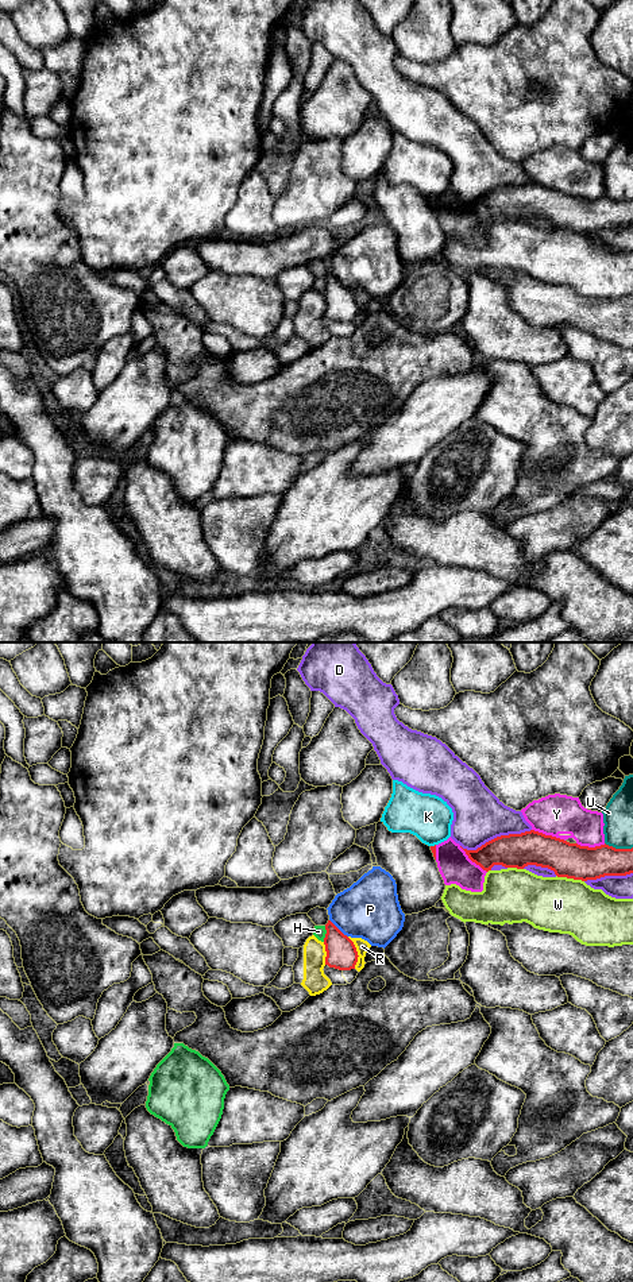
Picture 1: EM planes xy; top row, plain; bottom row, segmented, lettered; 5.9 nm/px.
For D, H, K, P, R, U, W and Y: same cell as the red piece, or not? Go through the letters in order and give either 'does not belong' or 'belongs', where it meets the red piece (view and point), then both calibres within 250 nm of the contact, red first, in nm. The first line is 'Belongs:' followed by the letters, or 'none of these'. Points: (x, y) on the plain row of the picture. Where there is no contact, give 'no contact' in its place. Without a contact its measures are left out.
Belongs: none of these
D: does not belong | xy (497, 189) | 200/300 nm
H: does not belong | xy (325, 286) | 180/70 nm
K: does not belong | xy (432, 199) | 30/280 nm
P: does not belong | xy (338, 281) | 180/360 nm
R: does not belong | xy (356, 305) | 180/80 nm
U: does not belong | xy (618, 201) | 200/180 nm
W: does not belong | xy (570, 230) | 200/340 nm
Y: does not belong | xy (548, 188) | 200/240 nm

